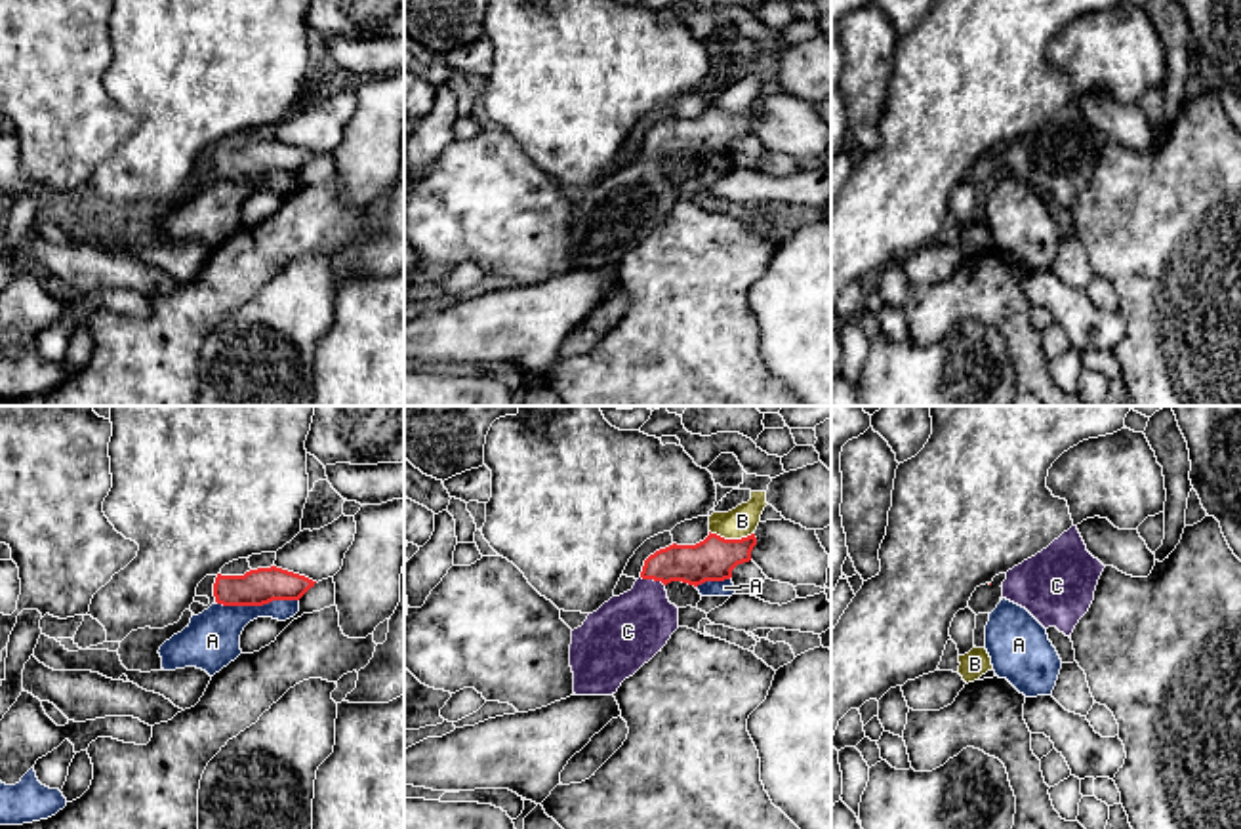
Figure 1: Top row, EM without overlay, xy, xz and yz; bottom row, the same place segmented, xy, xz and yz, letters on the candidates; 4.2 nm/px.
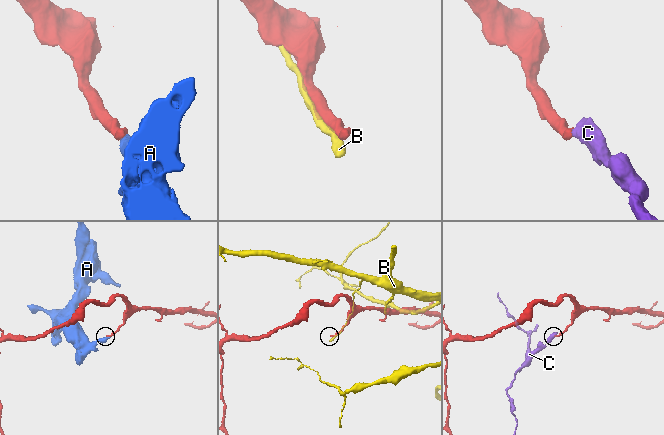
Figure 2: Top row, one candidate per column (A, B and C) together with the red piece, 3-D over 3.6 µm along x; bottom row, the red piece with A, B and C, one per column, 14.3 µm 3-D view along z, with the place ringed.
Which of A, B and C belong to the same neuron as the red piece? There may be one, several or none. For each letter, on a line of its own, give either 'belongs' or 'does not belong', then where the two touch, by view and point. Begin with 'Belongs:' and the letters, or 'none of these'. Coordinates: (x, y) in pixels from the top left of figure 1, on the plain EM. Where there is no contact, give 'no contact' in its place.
Belongs: C
A: does not belong; contact xy (256, 178)
B: does not belong; contact xz (732, 113)
C: belongs; contact xz (652, 151)

